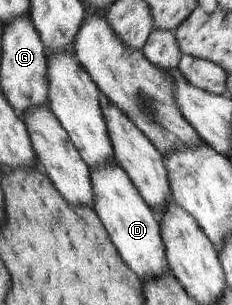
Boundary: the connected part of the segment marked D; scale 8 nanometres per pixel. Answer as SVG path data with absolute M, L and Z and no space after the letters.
M114 159L105 166L90 170L95 199L93 210L99 214L124 263L144 282L167 274L169 268L160 221L134 187L124 168Z

